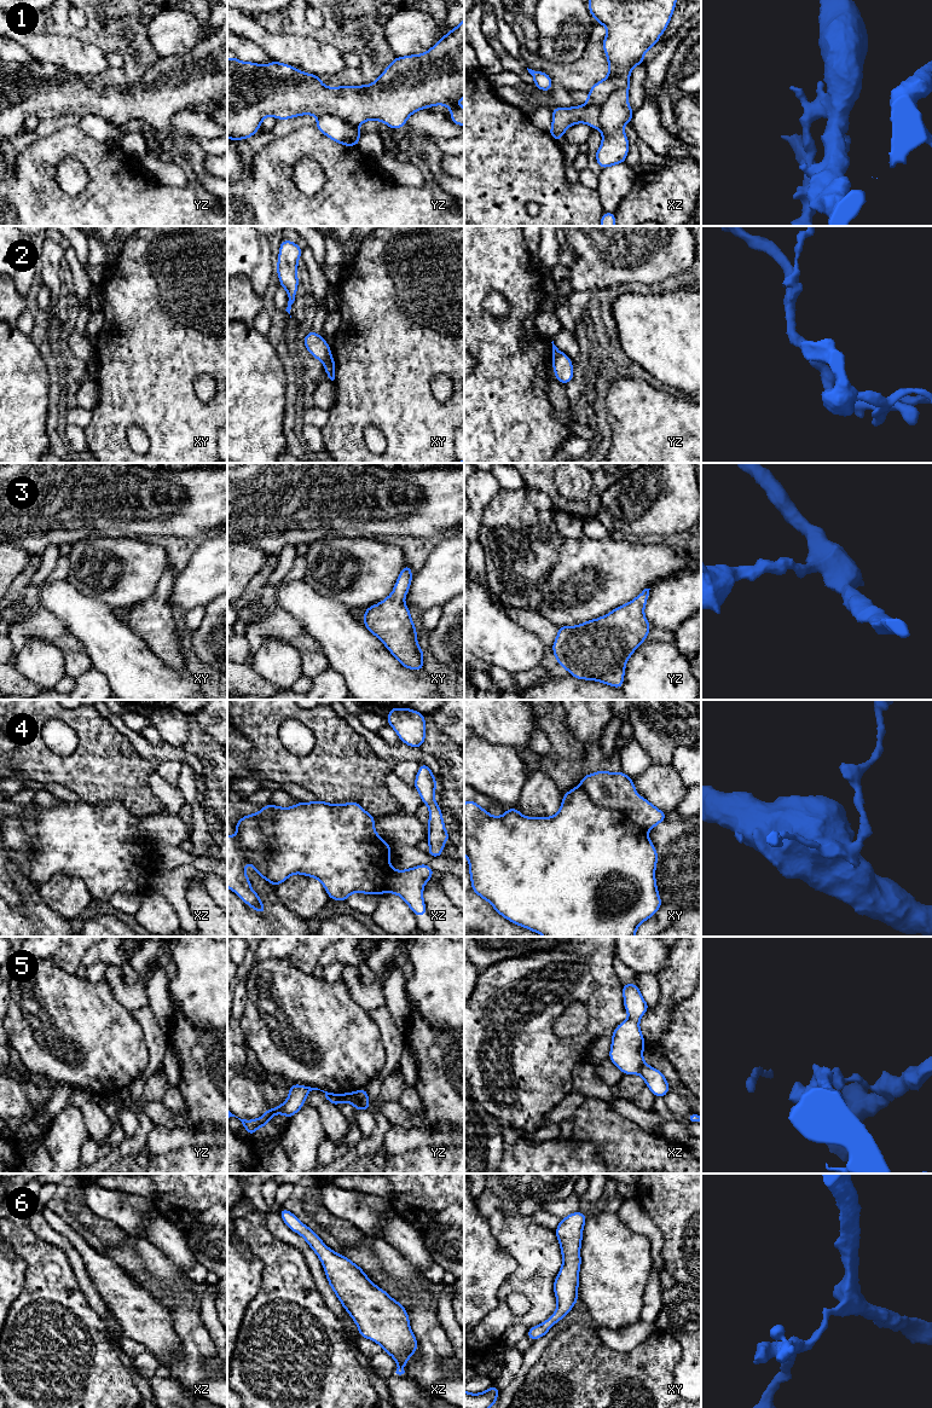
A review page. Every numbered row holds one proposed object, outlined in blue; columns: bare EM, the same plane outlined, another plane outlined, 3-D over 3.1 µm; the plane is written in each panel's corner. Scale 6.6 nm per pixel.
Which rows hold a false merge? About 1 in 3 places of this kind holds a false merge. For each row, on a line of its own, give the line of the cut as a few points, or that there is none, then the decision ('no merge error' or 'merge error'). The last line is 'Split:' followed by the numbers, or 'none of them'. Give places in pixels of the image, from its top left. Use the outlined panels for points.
1: cut xz (629, 82), (615, 88), (602, 103), (598, 128); merge error
2: cut xy (329, 352), (323, 361); merge error
3: cut none; no merge error
4: cut none; no merge error
5: cut yz (354, 1093), (363, 1108); merge error
6: cut none; no merge error
Split: 1, 2, 5

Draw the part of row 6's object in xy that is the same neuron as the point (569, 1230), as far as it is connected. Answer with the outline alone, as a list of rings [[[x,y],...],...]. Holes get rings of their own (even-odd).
[[[577,1211],[562,1218],[555,1229],[562,1253],[562,1267],[554,1281],[557,1308],[543,1323],[529,1327],[526,1335],[528,1339],[536,1340],[544,1337],[555,1323],[573,1309],[575,1302],[579,1300],[580,1247],[586,1219],[585,1213]]]

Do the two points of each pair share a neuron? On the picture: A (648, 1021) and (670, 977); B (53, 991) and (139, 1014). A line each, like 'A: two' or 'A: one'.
A: one
B: two

